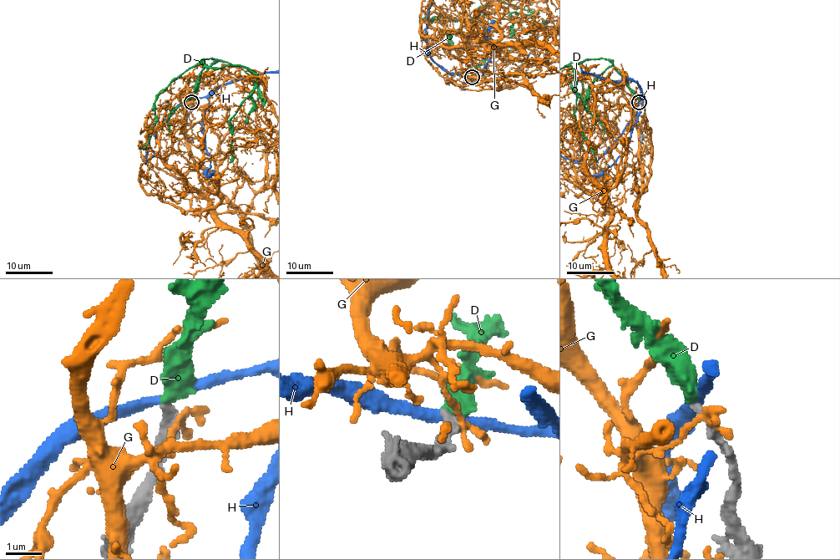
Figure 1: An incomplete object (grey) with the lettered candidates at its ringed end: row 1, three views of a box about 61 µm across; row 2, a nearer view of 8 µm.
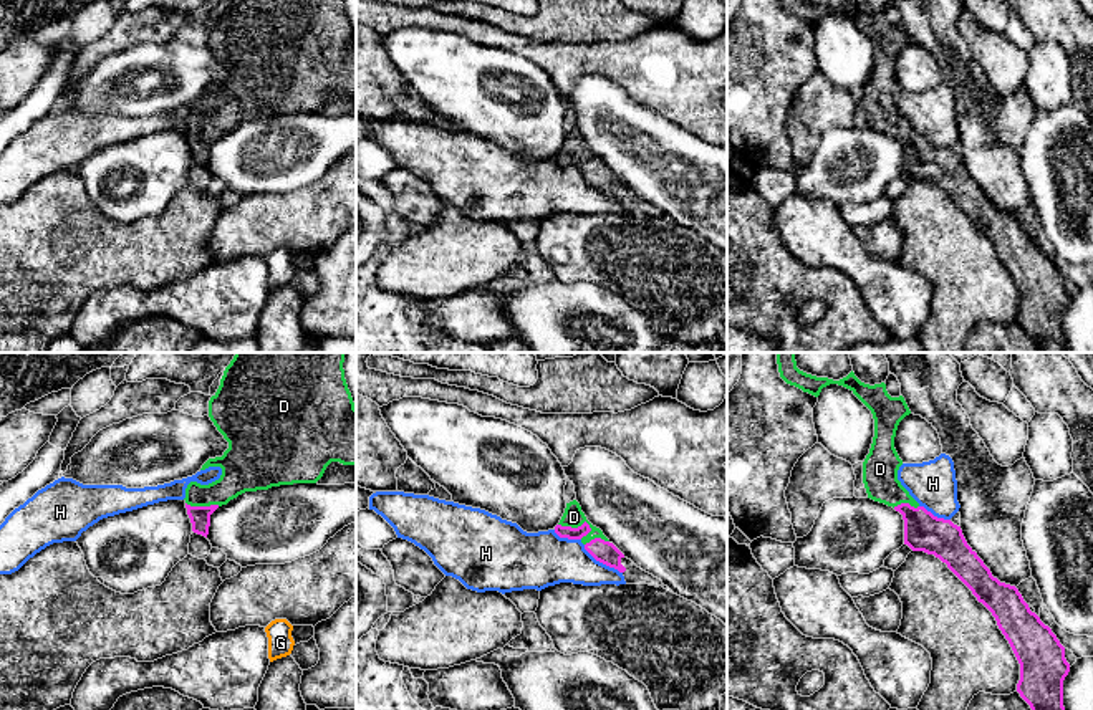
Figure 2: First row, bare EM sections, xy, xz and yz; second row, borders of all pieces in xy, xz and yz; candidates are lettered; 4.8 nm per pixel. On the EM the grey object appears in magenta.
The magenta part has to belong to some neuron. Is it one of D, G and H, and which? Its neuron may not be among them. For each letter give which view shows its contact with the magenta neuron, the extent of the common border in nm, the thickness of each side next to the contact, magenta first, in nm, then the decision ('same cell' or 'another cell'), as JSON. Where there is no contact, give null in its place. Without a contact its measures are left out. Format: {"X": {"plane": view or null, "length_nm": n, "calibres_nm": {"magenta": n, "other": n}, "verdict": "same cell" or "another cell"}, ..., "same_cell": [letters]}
{"D": {"plane": "xz", "length_nm": 170, "calibres_nm": {"magenta": 60, "other": 100}, "verdict": "same cell"}, "G": {"plane": null, "verdict": "another cell"}, "H": {"plane": "xz", "length_nm": 240, "calibres_nm": {"magenta": 110, "other": 240}, "verdict": "another cell"}, "same_cell": ["D"]}

